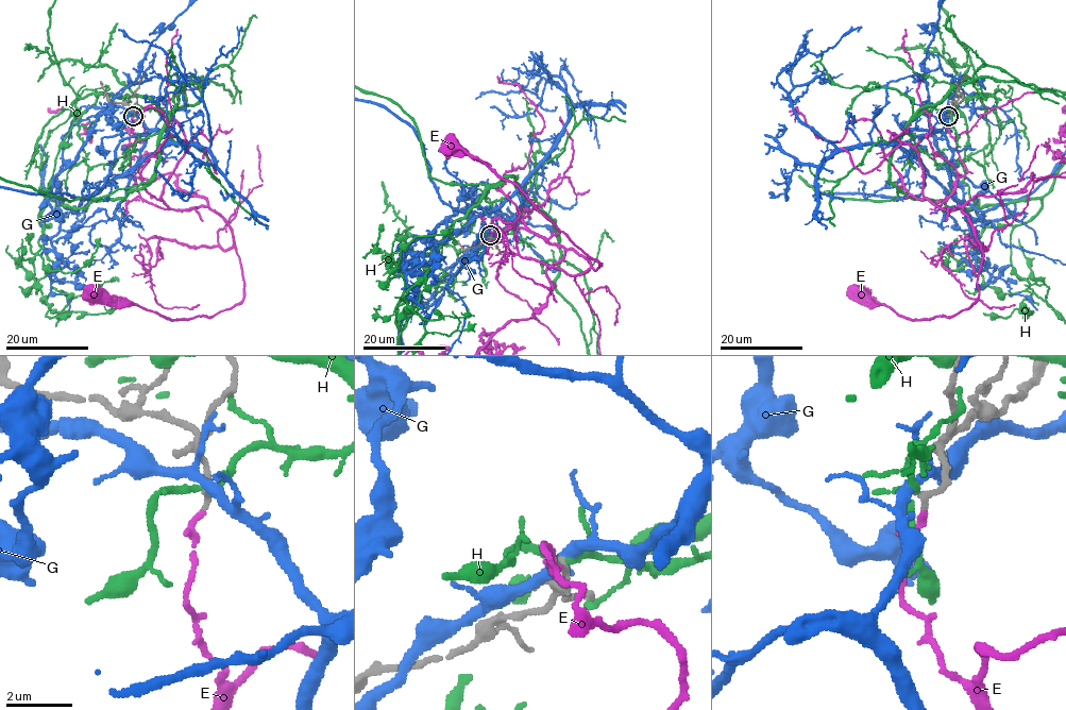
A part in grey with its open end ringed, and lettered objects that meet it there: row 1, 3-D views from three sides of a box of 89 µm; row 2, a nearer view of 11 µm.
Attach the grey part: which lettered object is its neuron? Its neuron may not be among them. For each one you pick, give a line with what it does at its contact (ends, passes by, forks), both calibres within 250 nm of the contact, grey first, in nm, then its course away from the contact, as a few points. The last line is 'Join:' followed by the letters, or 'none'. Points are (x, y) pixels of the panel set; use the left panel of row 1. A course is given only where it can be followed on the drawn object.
E: it passes by | 170/140 nm | via (133, 116), (138, 195), (215, 210), (243, 298), (167, 319), (94, 292)
Join: E

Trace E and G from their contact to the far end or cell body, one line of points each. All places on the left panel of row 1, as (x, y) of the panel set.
E: (133, 116), (138, 195), (215, 210), (243, 298), (167, 319), (94, 292)
G: (133, 115), (149, 130), (164, 130), (167, 140), (90, 195)

